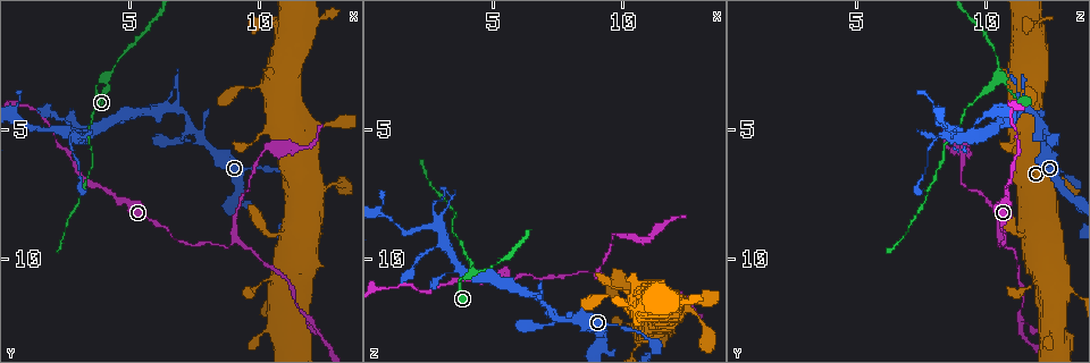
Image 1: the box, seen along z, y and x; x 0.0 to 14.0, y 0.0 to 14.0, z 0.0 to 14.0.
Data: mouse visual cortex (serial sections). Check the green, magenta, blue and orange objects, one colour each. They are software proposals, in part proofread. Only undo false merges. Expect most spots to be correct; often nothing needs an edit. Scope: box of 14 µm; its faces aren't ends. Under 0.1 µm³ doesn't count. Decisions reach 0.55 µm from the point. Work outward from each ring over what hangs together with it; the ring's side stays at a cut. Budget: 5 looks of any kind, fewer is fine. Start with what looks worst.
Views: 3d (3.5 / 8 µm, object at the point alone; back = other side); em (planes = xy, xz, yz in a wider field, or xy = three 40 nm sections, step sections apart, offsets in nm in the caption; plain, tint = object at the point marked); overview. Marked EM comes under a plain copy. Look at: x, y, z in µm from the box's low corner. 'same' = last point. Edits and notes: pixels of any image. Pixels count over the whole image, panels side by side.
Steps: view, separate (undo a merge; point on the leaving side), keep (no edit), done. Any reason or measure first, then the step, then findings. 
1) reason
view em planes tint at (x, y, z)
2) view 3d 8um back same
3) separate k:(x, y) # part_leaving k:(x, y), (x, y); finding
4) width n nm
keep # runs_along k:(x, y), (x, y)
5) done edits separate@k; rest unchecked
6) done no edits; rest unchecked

arms part here
view 3d 8um at (9.0, 9.4, 10.7)

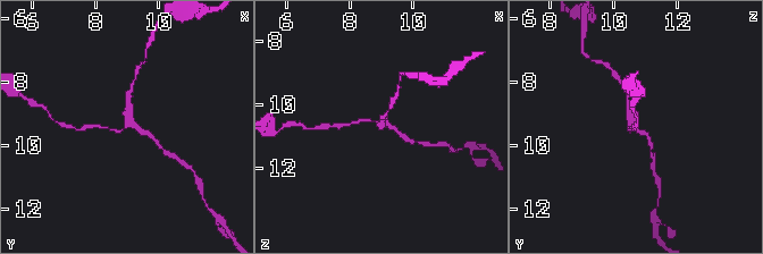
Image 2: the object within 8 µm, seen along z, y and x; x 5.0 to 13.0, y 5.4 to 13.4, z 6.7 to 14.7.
shape alone is not enough
view em xy step 1 tint at (9.0, 9.3, 10.6)

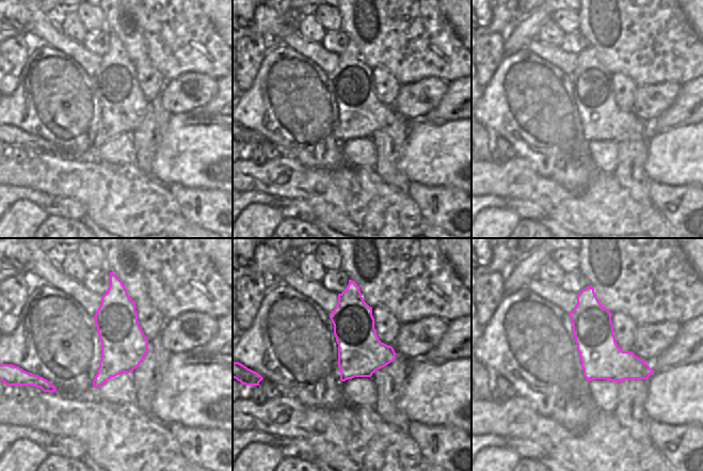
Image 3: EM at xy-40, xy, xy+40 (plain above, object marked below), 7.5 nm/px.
keep # runs_along 2:(99, 126), (122, 129), (128, 123), (130, 91); all the same cell

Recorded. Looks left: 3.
branch point
view 3d 3.5um back at (4.1, 3.1, 10.6)

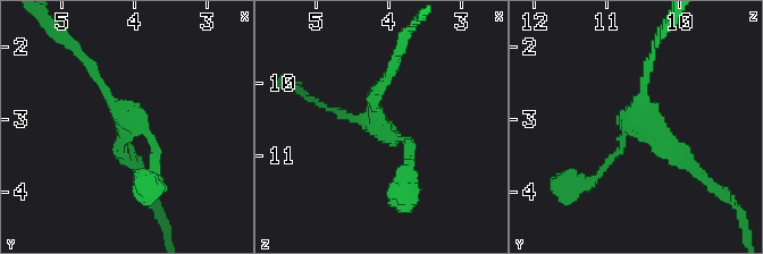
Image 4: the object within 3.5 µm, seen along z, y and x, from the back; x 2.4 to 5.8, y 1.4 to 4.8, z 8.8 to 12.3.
view em xy step 5 tint at (4.10, 3.00, 10.55)

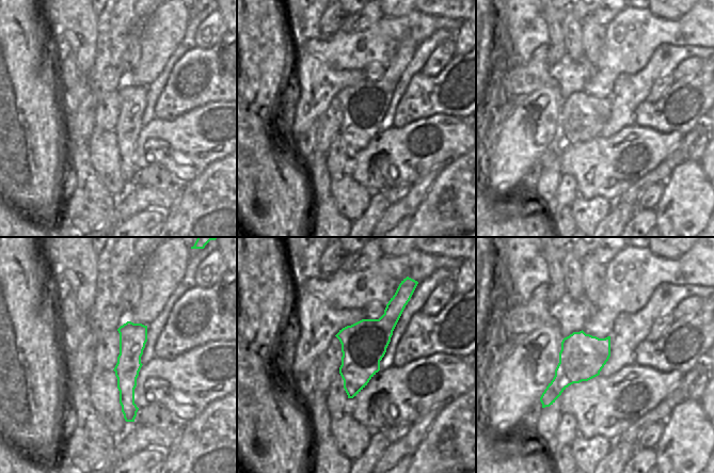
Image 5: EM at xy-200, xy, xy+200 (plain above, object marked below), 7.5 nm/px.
width 340 nm
keep # runs_along 4:(409, 163), (374, 108), (391, 73); continuous, no second cell

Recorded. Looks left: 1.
done no edits; rest unchecked

